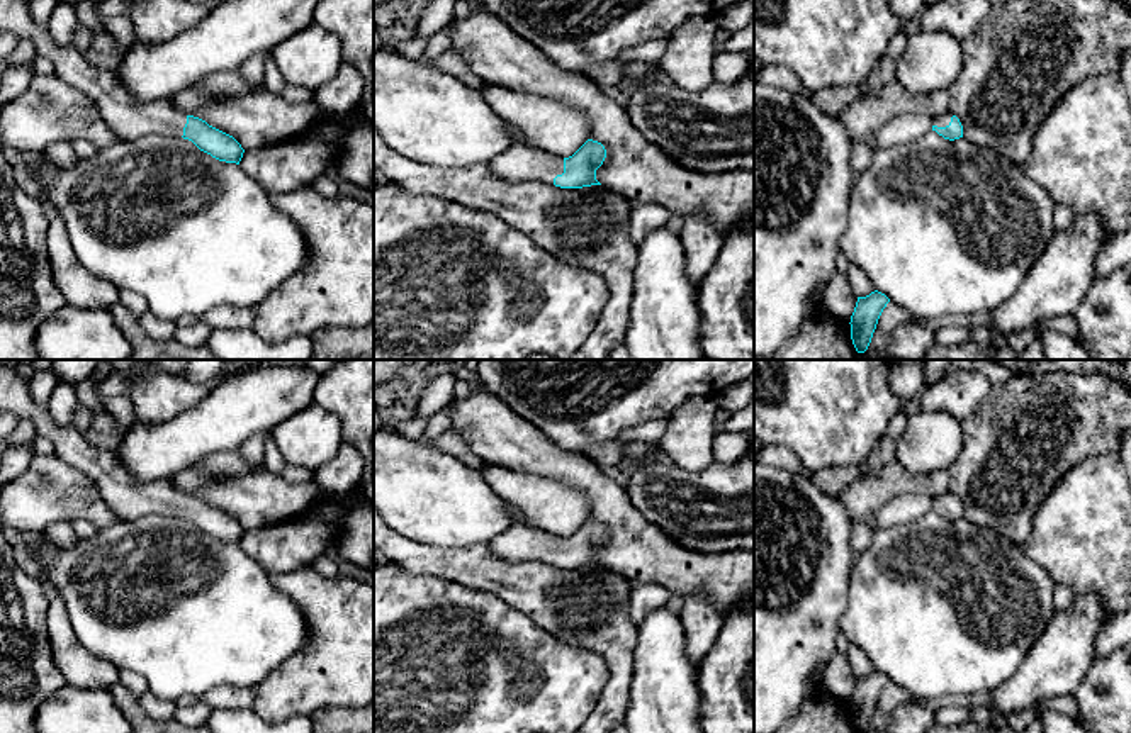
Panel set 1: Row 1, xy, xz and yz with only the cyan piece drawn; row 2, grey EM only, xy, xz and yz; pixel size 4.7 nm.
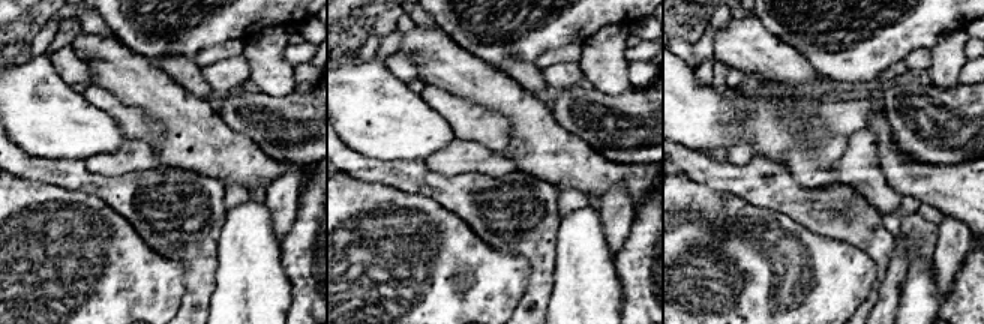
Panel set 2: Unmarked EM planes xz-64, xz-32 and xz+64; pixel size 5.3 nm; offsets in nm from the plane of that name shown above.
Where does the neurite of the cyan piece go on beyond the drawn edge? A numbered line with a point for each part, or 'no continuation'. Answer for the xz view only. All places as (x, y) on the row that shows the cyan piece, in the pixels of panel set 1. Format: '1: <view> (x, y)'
1: xz (520, 163)

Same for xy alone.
1: xy (129, 119)

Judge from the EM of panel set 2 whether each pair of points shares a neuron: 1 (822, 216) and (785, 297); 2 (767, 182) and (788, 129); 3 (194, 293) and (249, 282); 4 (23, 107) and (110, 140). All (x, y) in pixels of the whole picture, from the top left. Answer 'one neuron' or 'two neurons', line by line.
1: two neurons
2: two neurons
3: two neurons
4: one neuron

